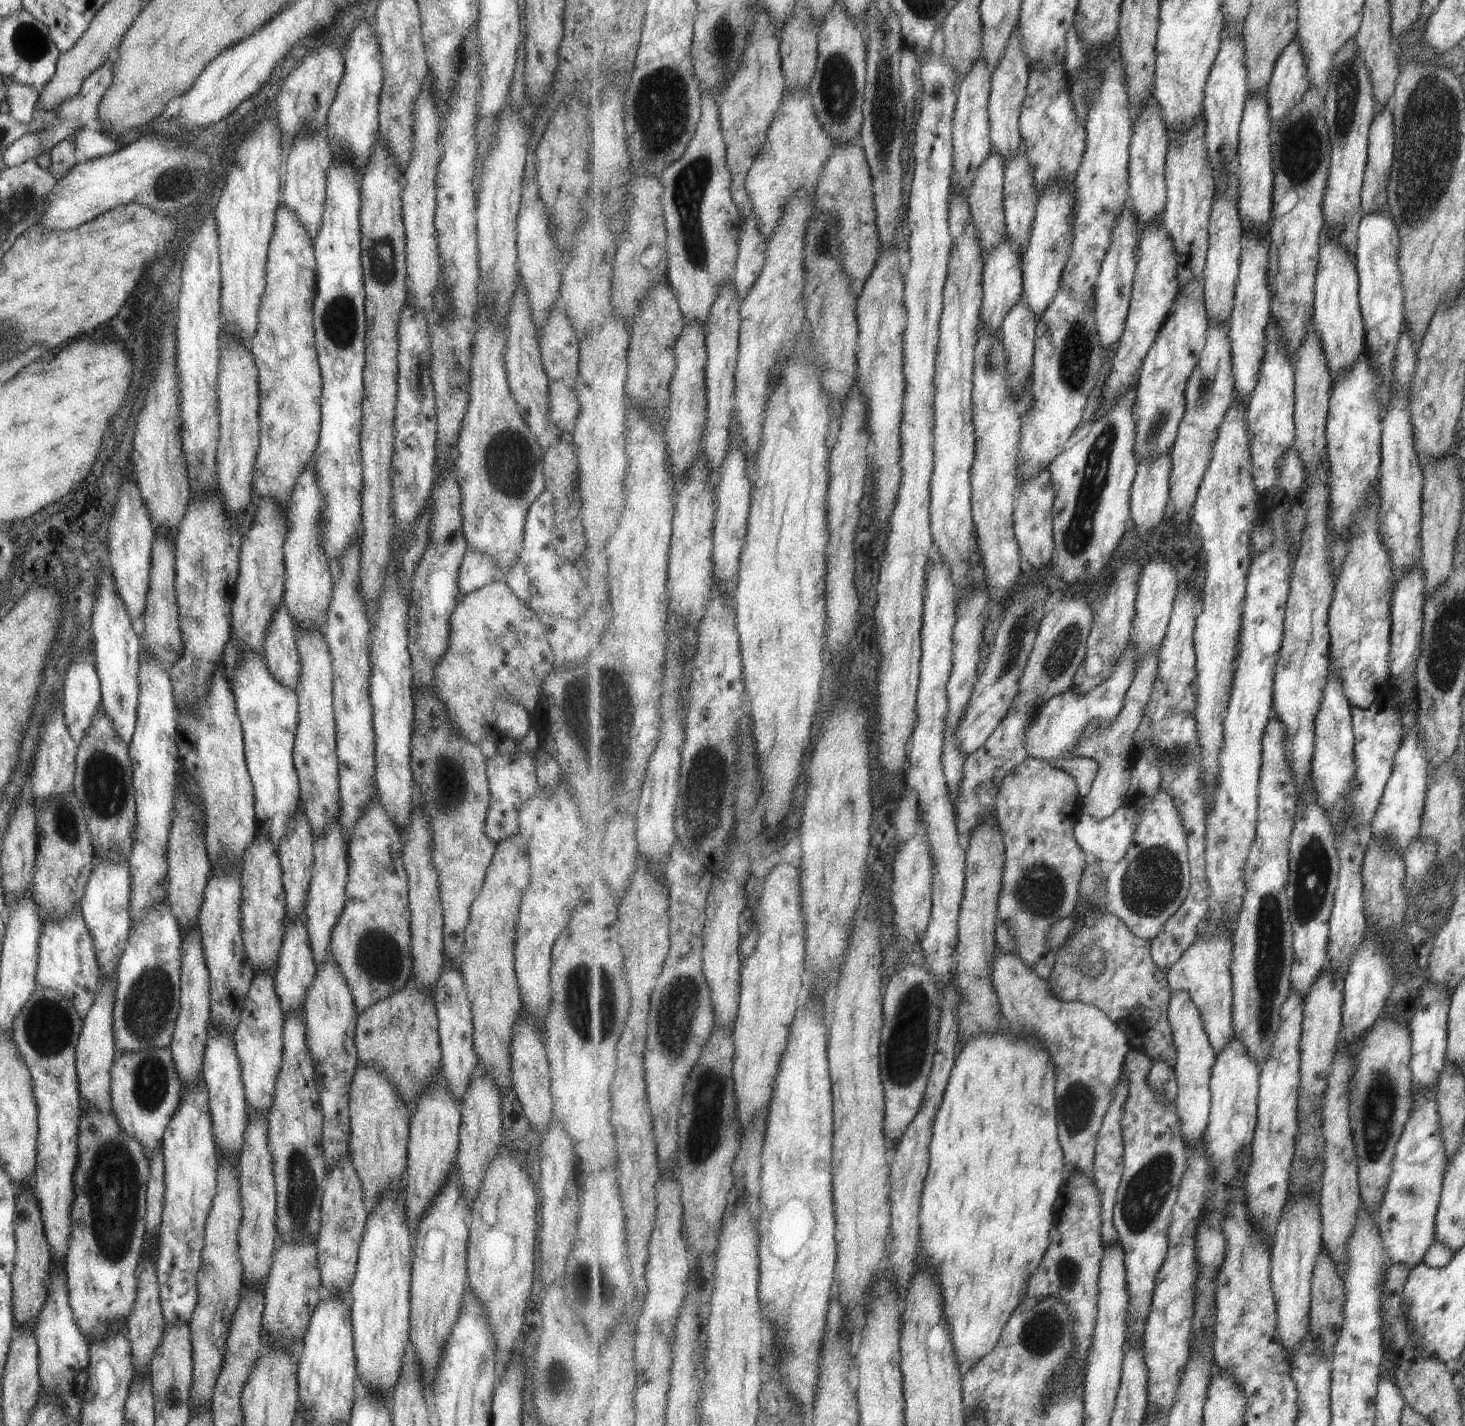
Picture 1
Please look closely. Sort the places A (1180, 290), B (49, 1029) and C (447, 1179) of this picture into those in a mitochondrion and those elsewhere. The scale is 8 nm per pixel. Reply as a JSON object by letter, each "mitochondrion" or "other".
{"A":"other","B":"mitochondrion","C":"other"}

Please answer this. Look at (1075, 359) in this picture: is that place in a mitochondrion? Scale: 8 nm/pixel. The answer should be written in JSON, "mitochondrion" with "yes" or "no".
{"mitochondrion":"yes"}

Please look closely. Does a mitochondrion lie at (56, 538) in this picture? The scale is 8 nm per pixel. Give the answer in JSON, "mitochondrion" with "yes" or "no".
{"mitochondrion":"no"}

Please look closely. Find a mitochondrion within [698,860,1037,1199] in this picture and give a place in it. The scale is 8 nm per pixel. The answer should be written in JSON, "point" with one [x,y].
{"point":[906,1051]}

